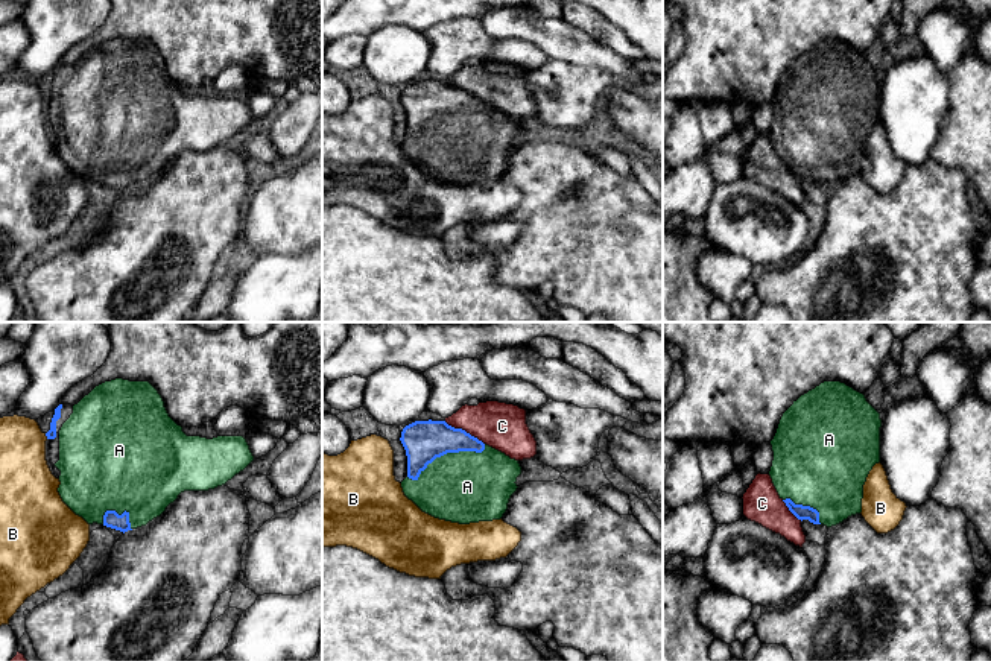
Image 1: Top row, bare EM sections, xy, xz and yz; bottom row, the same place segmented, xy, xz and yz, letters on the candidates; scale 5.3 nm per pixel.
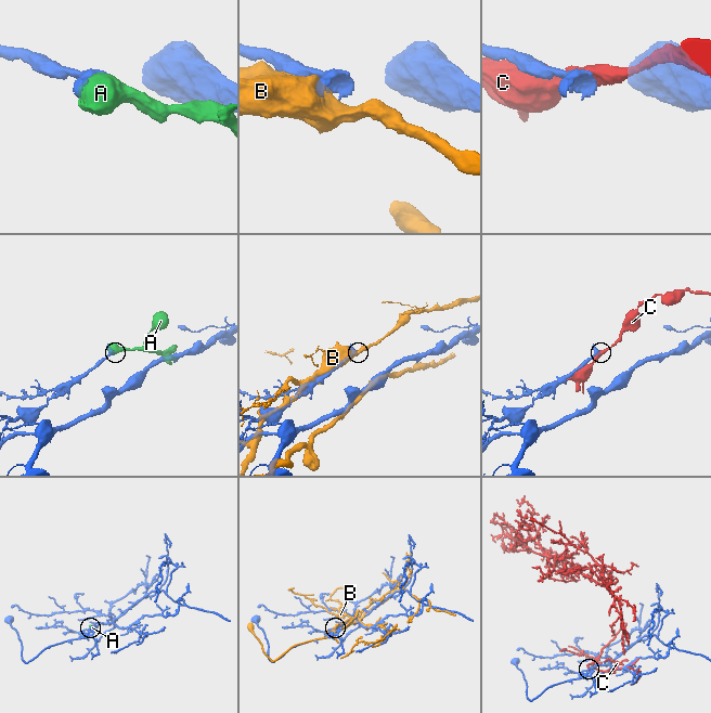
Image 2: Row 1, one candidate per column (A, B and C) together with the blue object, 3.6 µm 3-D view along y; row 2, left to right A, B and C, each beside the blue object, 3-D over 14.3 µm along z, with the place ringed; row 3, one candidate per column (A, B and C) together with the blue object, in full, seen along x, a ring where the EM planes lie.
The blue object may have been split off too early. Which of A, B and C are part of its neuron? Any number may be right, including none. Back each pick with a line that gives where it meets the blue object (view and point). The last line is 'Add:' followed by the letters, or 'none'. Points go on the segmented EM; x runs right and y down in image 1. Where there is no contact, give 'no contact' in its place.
A: meets blue in xz at (447, 452)
Add: A

